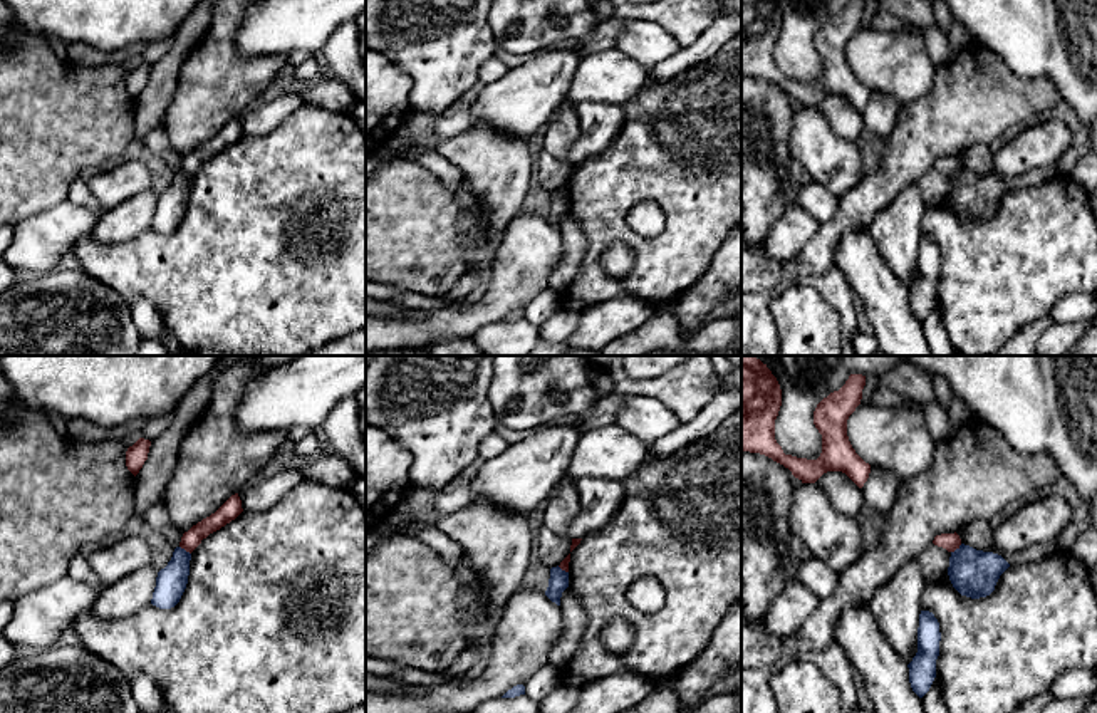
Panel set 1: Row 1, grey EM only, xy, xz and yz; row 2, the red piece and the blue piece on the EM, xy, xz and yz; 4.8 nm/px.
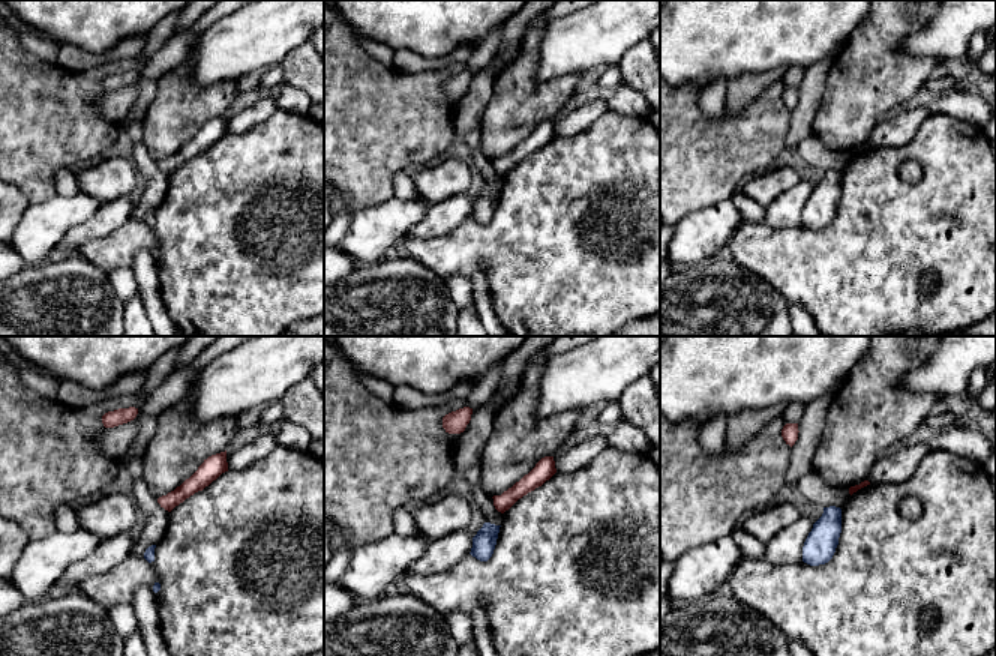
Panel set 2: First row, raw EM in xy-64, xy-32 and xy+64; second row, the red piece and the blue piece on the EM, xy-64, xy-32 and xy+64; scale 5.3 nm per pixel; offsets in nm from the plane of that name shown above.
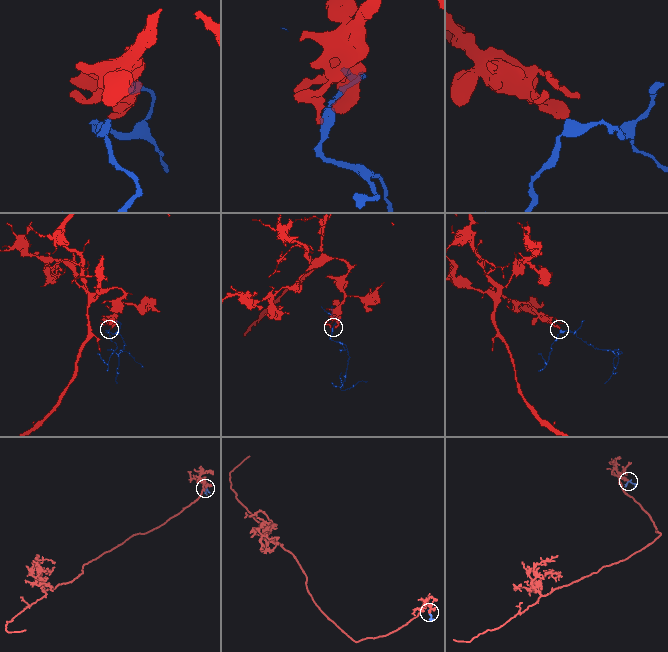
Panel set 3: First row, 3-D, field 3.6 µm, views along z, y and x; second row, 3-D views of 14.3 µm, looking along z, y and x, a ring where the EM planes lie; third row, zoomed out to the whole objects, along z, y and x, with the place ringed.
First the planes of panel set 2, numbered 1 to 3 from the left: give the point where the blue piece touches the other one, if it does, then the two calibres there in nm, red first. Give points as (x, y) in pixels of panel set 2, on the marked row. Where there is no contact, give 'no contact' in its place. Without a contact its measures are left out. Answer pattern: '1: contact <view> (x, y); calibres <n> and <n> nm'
1: no contact
2: no contact
3: no contact

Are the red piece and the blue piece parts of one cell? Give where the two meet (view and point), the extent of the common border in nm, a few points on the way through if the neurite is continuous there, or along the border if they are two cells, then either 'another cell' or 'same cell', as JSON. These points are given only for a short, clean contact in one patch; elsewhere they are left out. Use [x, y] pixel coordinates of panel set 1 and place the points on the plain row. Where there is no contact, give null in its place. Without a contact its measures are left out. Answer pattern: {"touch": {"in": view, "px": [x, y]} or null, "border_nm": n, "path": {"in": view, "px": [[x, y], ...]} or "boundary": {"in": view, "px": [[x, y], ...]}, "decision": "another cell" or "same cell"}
{"touch": {"in": "yz", "px": [956, 171]}, "border_nm": 70, "boundary": {"in": "yz", "px": [[961, 168], [951, 176]]}, "decision": "another cell"}

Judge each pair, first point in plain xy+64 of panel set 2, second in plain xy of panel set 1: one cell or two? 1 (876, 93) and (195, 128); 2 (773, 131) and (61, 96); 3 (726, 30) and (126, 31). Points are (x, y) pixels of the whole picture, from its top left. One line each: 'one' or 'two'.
1: one
2: one
3: one

